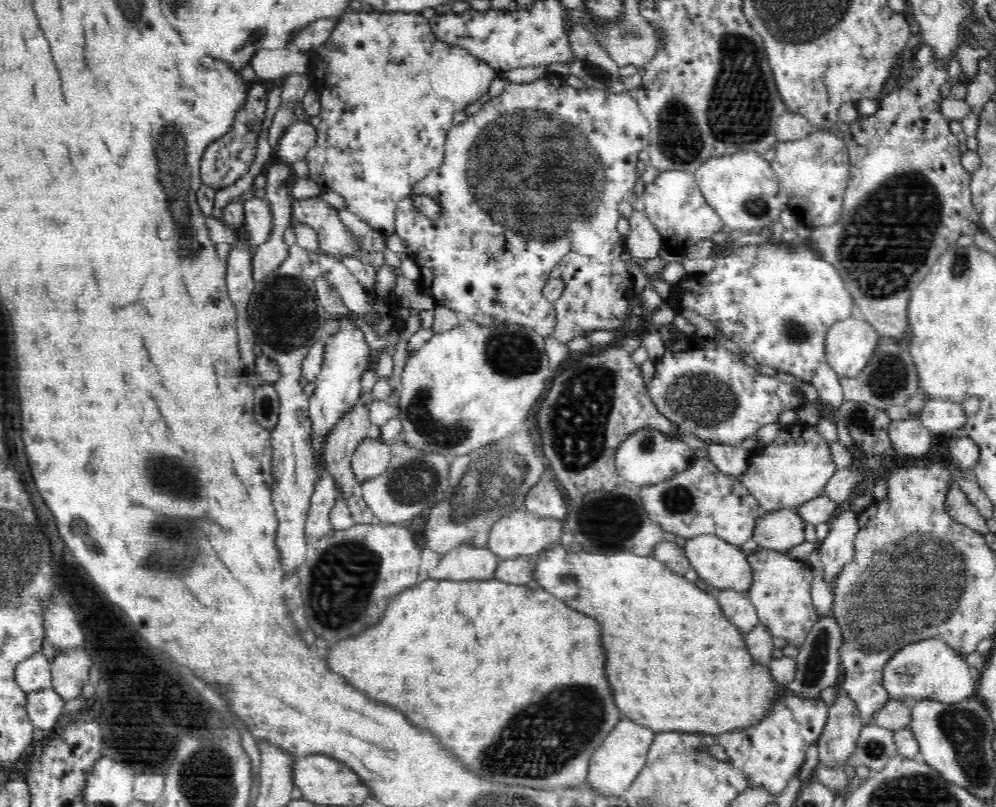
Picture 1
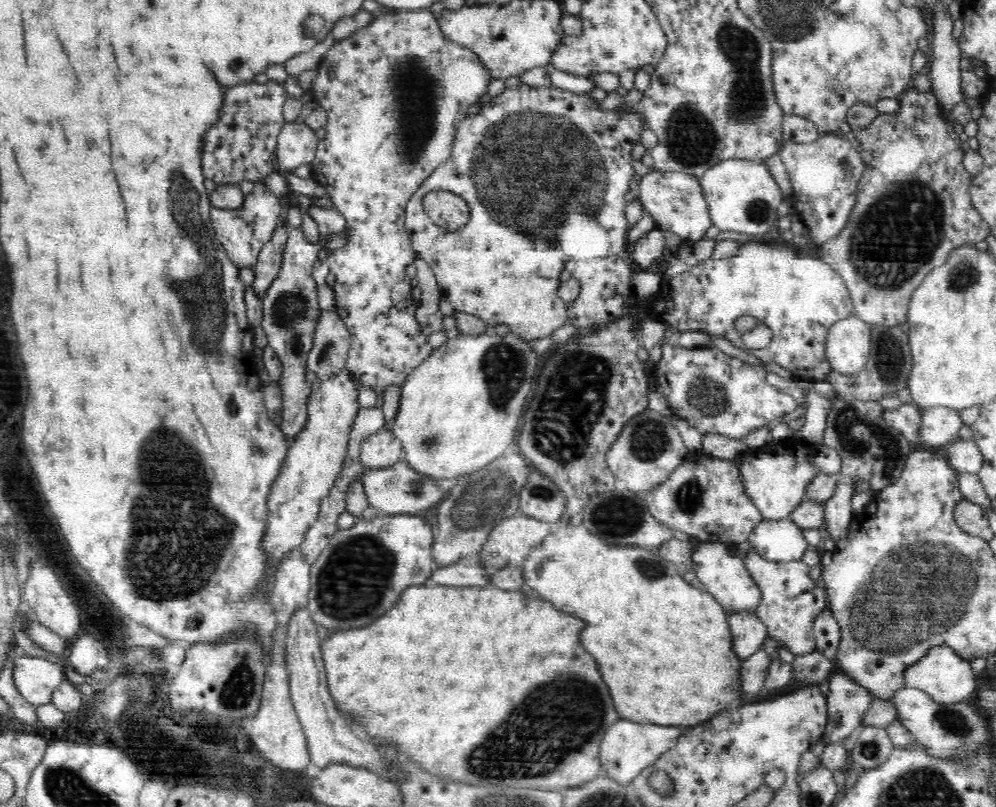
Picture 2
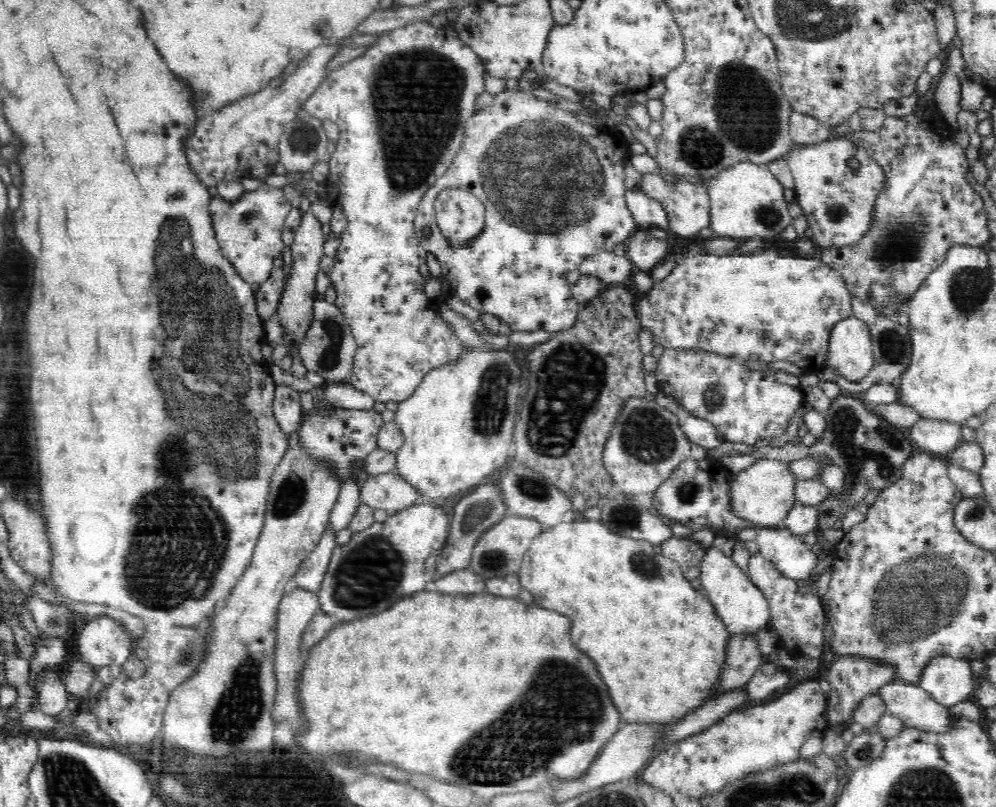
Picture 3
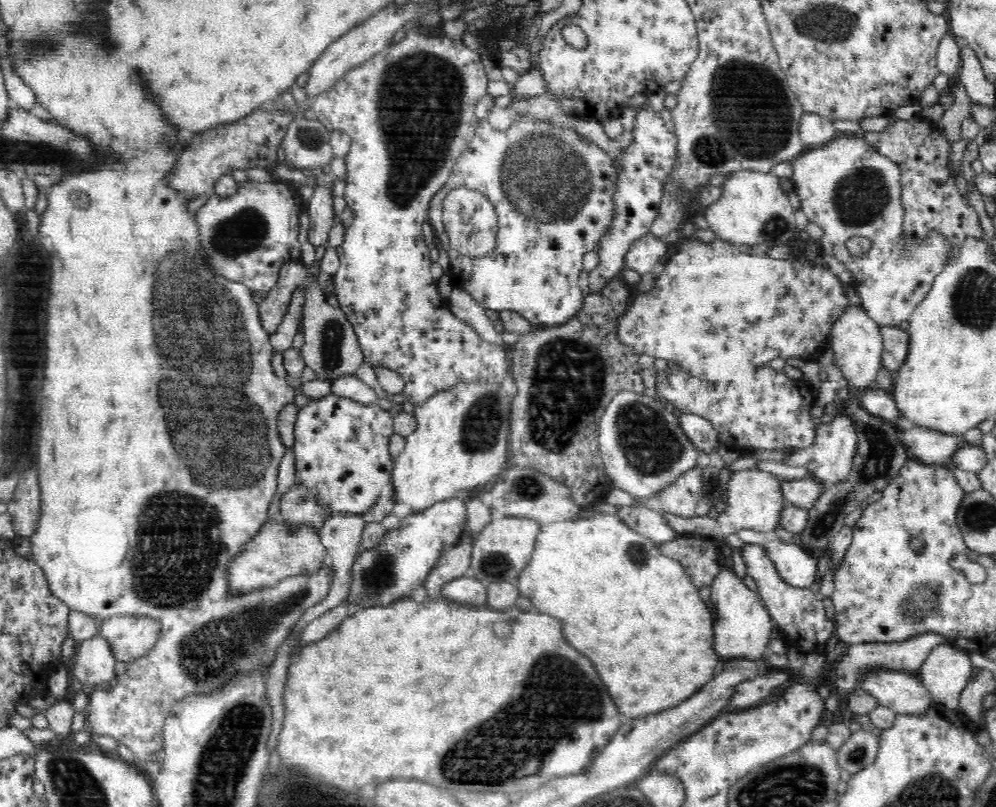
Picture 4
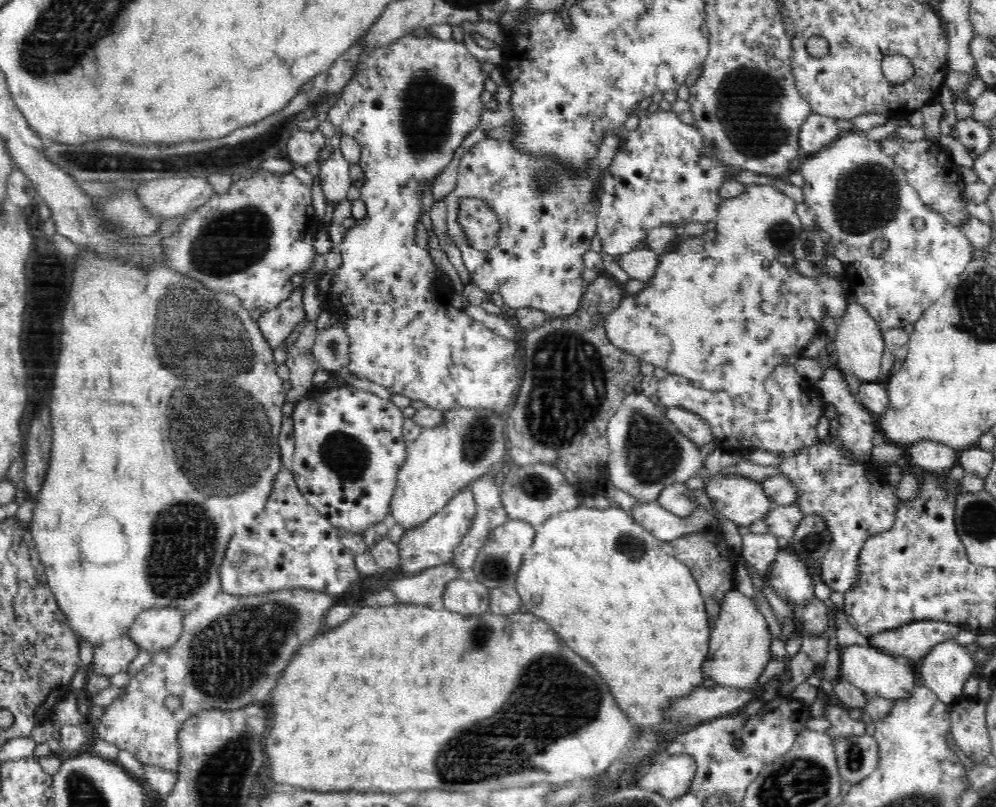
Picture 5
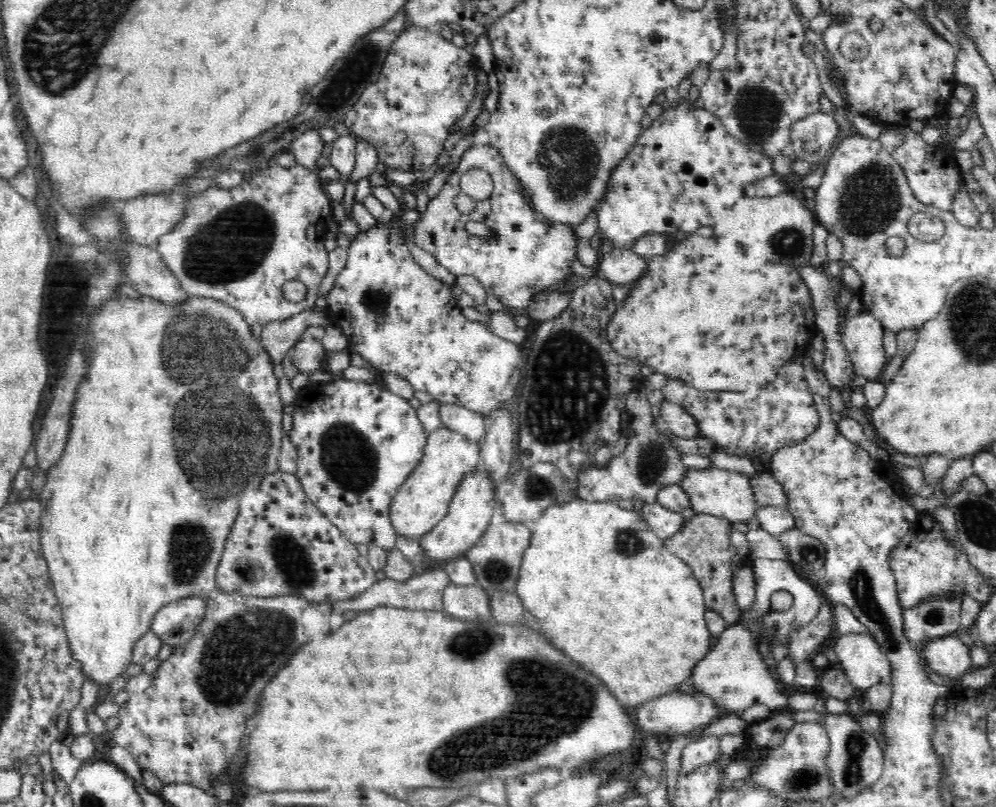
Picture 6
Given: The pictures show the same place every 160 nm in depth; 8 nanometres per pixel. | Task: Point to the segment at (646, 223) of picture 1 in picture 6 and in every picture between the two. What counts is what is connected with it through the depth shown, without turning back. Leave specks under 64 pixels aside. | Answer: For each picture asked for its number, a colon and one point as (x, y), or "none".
2: (649, 249)
3: (644, 251)
4: (645, 255)
5: (640, 263)
6: (621, 267)

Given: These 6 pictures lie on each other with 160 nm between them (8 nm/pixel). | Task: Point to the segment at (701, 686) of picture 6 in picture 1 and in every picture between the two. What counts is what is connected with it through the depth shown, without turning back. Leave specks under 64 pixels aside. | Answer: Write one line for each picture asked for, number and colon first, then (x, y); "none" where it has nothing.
1: (723, 566)
2: (723, 576)
3: (741, 606)
4: (742, 625)
5: (740, 639)

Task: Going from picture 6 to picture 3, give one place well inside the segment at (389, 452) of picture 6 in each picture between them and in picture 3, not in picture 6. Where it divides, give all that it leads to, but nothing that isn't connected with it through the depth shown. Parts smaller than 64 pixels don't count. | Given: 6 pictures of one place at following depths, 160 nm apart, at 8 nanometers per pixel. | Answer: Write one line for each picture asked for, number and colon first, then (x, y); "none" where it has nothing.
3: (341, 439)
4: (341, 450)
5: (349, 445)

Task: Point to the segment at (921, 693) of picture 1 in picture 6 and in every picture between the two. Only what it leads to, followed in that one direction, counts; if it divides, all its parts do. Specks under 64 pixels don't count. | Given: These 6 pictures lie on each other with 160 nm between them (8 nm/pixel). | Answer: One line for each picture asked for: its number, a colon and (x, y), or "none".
2: (948, 679)
3: (949, 681)
4: (946, 671)
5: (944, 670)
6: (946, 655)

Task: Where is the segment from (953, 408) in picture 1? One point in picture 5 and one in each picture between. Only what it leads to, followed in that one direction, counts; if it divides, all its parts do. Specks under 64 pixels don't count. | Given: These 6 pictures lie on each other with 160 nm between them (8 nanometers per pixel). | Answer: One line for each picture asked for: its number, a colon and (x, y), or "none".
2: (939, 426)
3: (935, 437)
4: (928, 446)
5: (932, 456)

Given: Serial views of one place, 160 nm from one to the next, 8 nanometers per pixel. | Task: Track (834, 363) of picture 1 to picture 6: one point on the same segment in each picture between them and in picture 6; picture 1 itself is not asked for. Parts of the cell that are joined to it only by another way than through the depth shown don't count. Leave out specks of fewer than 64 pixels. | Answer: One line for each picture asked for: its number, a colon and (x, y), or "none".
2: (848, 345)
3: (850, 353)
4: (856, 342)
5: (858, 345)
6: (862, 334)

